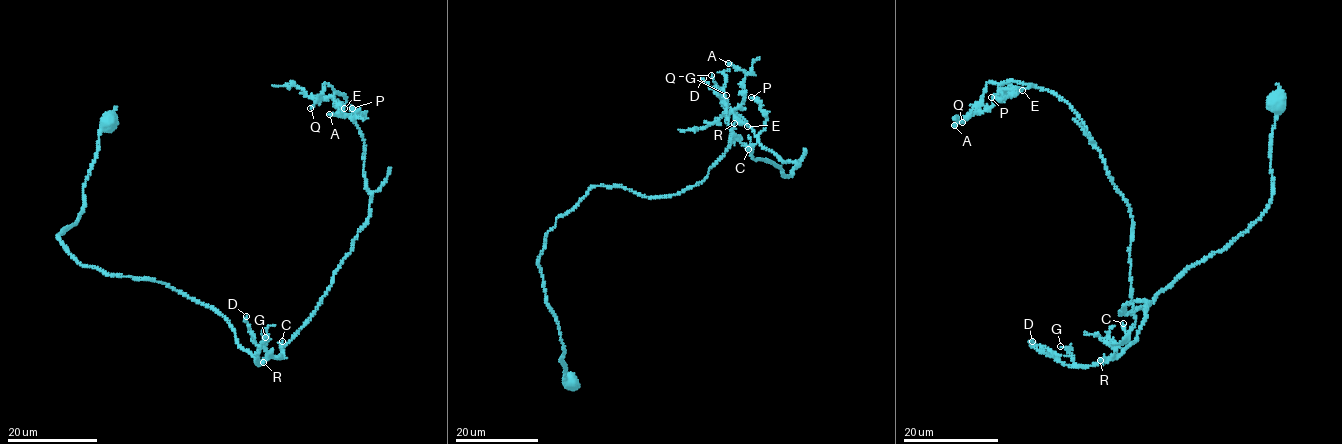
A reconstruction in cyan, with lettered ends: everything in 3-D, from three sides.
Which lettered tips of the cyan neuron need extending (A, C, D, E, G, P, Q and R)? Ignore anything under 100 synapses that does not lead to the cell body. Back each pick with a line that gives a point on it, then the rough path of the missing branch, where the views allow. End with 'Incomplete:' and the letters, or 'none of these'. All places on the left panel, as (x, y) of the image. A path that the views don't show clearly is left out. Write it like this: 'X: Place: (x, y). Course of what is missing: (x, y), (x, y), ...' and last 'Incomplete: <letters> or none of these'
Incomplete: none of these

